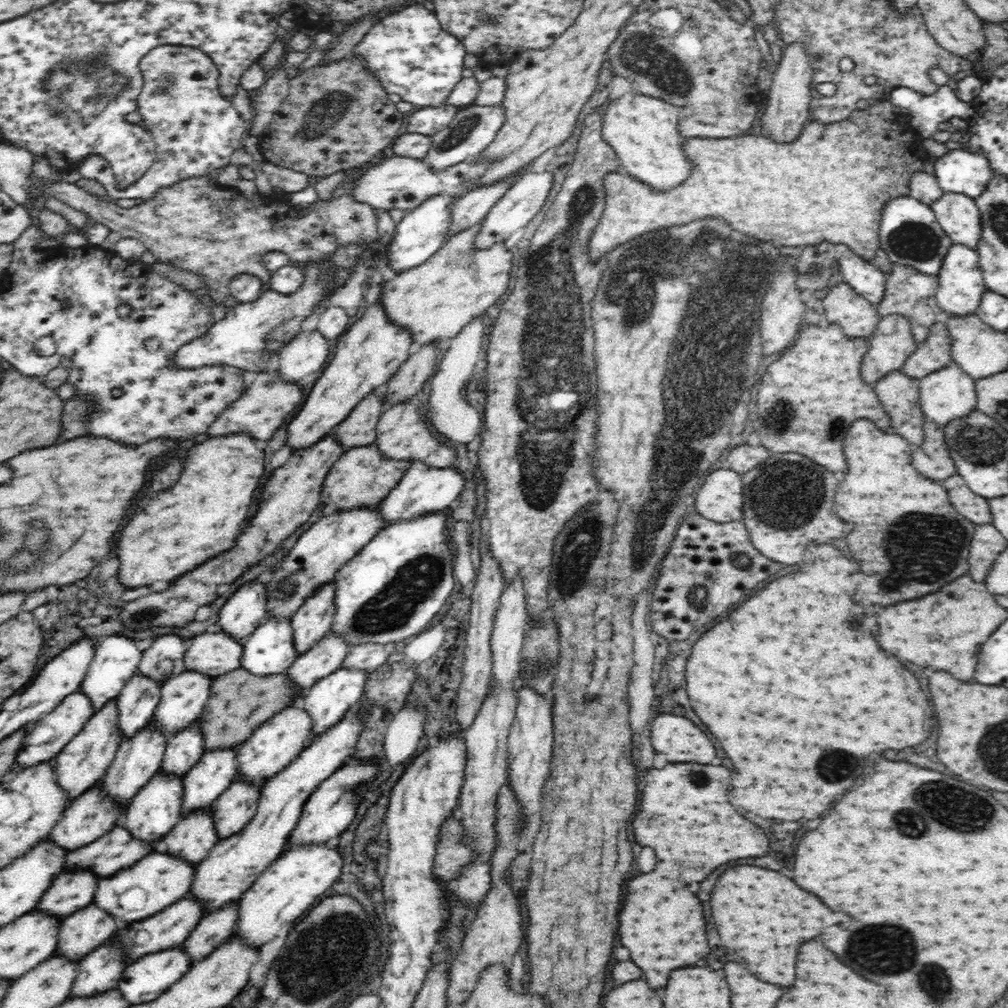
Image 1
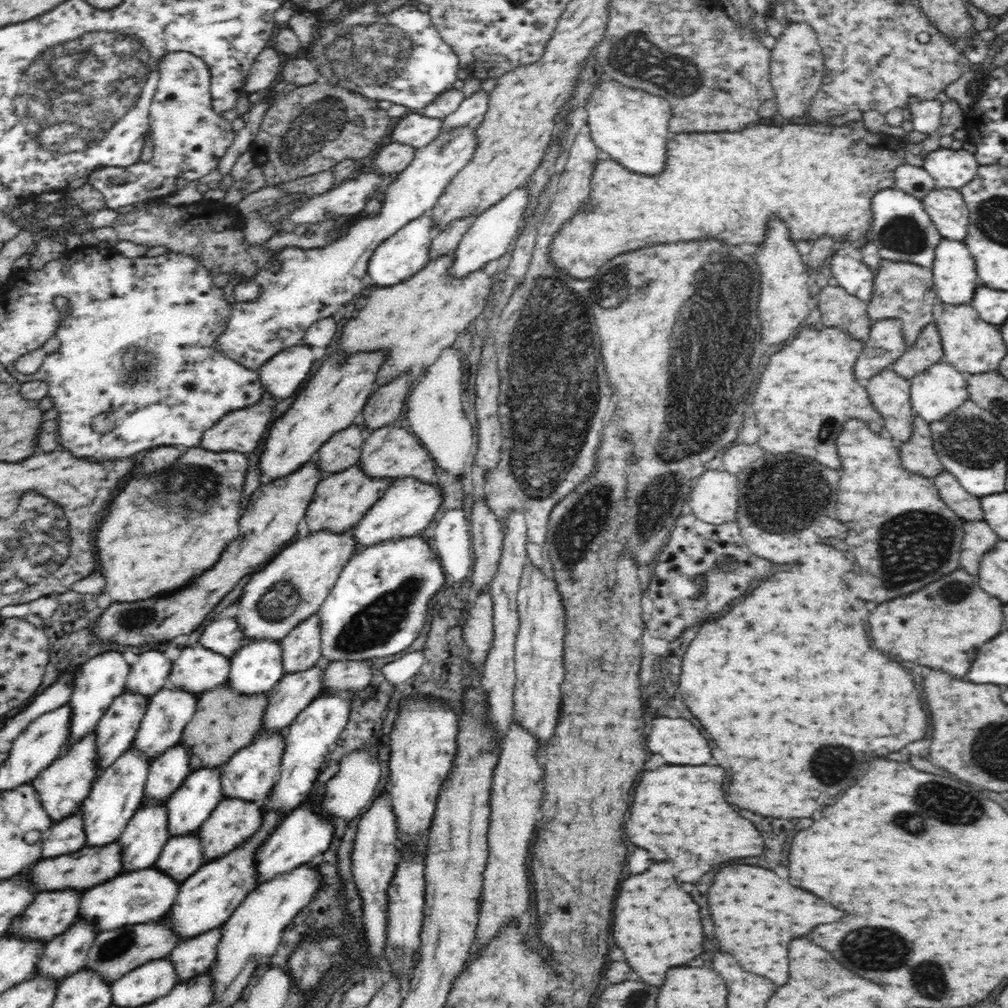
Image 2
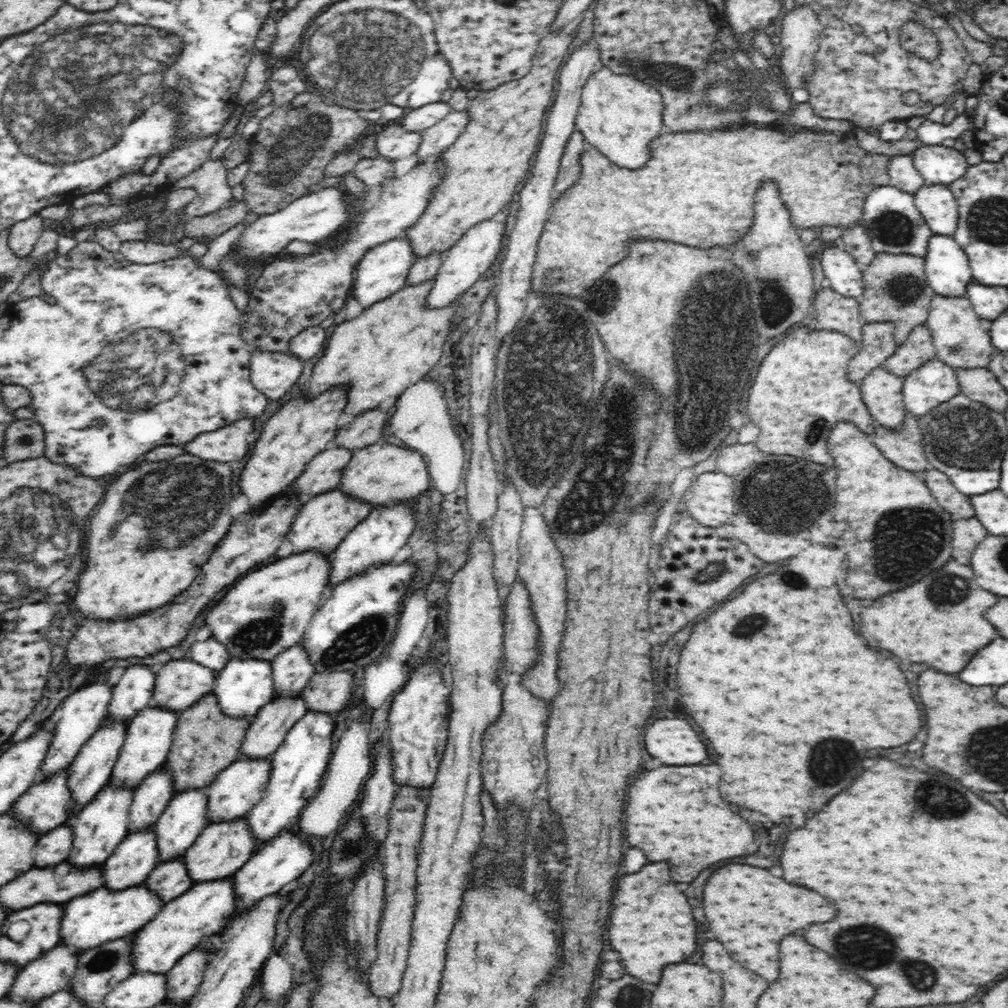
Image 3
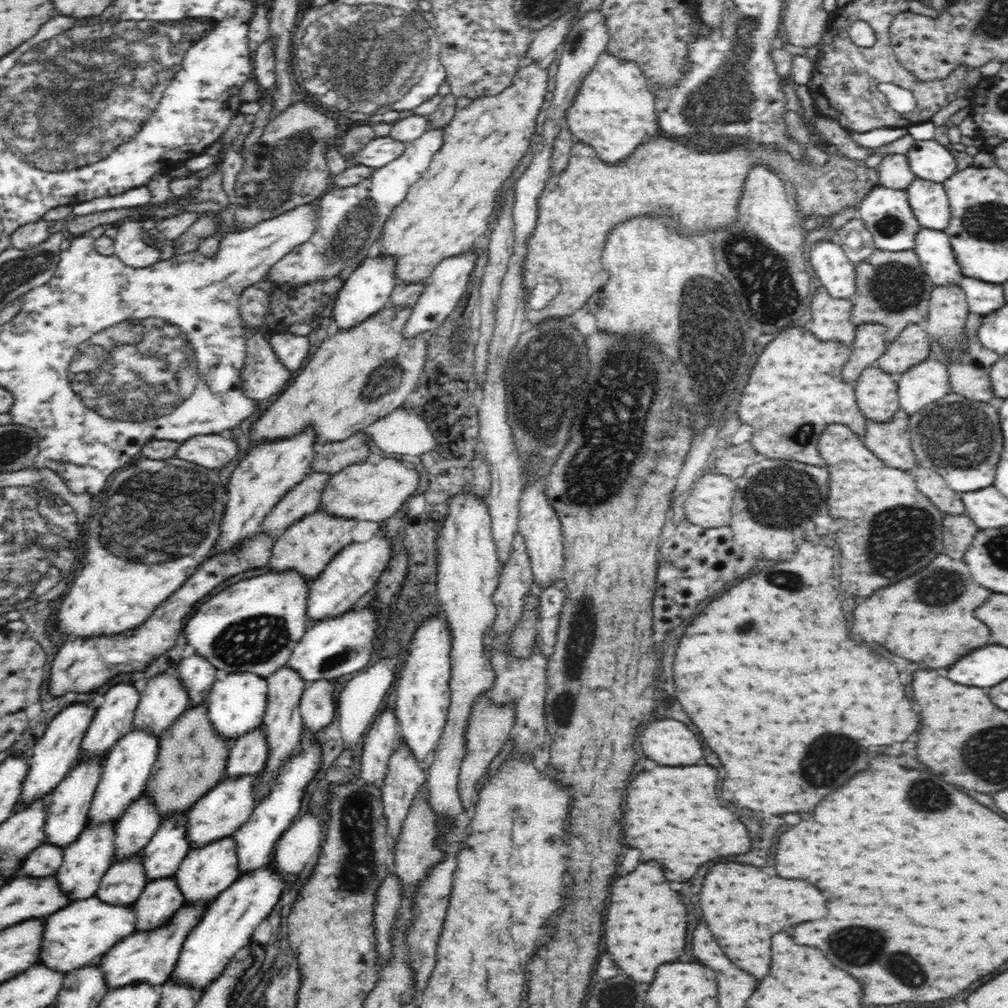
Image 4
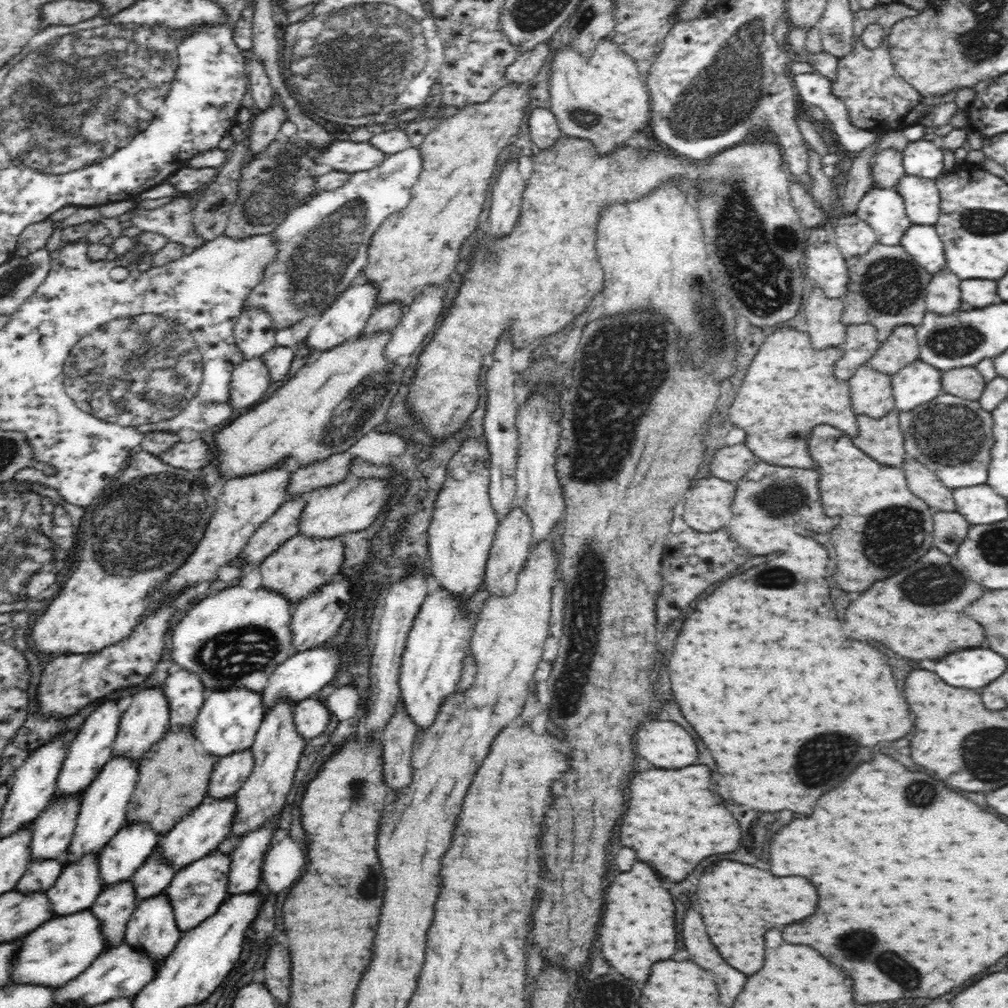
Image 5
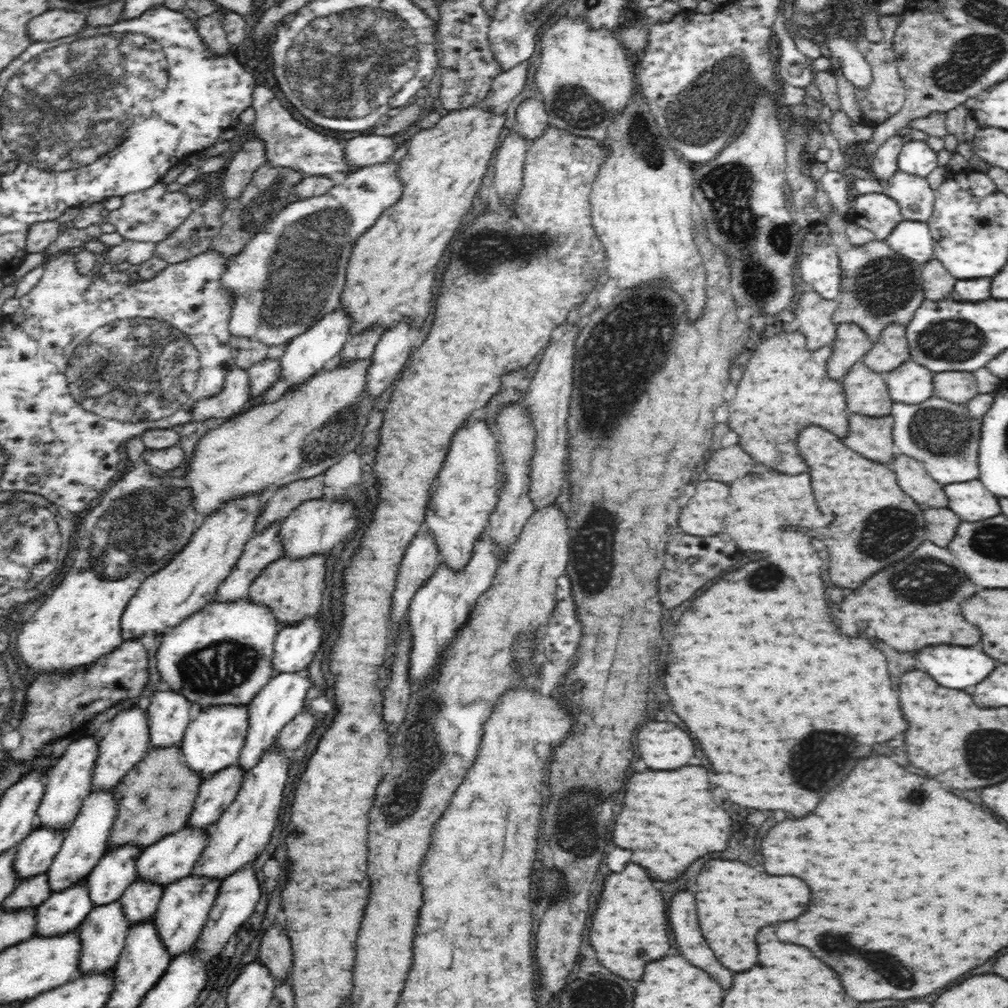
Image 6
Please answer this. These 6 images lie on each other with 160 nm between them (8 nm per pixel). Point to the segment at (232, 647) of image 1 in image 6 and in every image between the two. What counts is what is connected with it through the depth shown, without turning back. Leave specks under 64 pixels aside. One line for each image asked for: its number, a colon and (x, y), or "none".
2: (197, 669)
3: (179, 684)
4: (164, 699)
5: (145, 721)
6: (128, 741)

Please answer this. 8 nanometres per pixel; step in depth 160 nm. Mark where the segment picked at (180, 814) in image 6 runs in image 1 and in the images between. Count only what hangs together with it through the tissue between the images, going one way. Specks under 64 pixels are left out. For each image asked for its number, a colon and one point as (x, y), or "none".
1: (239, 702)
2: (224, 721)
3: (205, 741)
4: (192, 756)
5: (174, 775)

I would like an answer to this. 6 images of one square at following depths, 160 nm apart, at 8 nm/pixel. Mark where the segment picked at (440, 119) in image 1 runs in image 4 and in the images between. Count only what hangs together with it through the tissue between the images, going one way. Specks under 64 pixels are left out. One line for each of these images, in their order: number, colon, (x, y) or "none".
2: (415, 130)
3: (394, 143)
4: (378, 152)

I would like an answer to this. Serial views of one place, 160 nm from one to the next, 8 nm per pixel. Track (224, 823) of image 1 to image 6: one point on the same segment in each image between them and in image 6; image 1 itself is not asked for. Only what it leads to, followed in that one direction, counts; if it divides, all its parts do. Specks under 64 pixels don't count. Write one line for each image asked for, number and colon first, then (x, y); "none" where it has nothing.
2: (233, 821)
3: (223, 848)
4: (206, 871)
5: (197, 890)
6: (184, 907)

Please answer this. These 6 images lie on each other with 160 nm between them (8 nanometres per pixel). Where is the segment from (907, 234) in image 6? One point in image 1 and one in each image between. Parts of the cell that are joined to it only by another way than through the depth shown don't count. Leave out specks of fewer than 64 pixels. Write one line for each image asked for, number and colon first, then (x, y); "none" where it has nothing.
1: (961, 285)
2: (955, 277)
3: (947, 269)
4: (933, 247)
5: (922, 242)

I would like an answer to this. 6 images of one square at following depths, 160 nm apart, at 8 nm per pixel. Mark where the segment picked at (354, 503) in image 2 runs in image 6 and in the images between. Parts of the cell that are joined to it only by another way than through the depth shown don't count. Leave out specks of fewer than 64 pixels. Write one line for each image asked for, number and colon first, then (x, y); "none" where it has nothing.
3: (321, 524)
4: (307, 546)
5: (302, 565)
6: (292, 589)

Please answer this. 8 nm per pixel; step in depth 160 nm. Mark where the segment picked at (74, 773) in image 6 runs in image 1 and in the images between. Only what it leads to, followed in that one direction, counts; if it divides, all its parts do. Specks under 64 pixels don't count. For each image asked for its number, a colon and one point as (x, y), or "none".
1: (164, 659)
2: (150, 673)
3: (134, 691)
4: (113, 719)
5: (91, 748)

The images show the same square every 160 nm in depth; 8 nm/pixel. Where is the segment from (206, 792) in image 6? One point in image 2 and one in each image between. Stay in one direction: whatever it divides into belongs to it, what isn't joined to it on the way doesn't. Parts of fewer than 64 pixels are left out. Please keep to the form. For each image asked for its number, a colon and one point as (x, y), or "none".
2: (294, 692)
3: (266, 732)
4: (247, 755)
5: (229, 773)

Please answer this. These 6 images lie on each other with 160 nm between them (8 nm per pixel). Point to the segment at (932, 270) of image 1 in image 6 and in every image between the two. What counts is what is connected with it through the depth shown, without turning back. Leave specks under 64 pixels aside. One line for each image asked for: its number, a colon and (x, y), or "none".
2: (902, 230)
3: (890, 217)
4: (887, 214)
5: (883, 209)
6: (877, 212)

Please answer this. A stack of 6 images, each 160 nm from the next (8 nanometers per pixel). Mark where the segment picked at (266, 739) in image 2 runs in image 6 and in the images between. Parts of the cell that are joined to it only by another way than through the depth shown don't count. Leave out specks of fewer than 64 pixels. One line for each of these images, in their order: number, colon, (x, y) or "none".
3: (239, 787)
4: (222, 810)
5: (200, 832)
6: (172, 857)

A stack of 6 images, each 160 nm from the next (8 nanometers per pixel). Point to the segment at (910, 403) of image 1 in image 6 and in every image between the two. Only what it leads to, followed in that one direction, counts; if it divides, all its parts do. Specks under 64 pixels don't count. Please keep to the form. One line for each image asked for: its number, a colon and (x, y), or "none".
2: (889, 392)
3: (882, 392)
4: (876, 391)
5: (872, 395)
6: (867, 393)

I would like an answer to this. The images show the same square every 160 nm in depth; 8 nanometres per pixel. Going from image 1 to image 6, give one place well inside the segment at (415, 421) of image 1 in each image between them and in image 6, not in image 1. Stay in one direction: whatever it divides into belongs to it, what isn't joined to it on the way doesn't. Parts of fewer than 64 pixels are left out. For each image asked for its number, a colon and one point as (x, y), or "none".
2: (390, 452)
3: (382, 474)
4: (367, 492)
5: (350, 506)
6: (313, 528)

